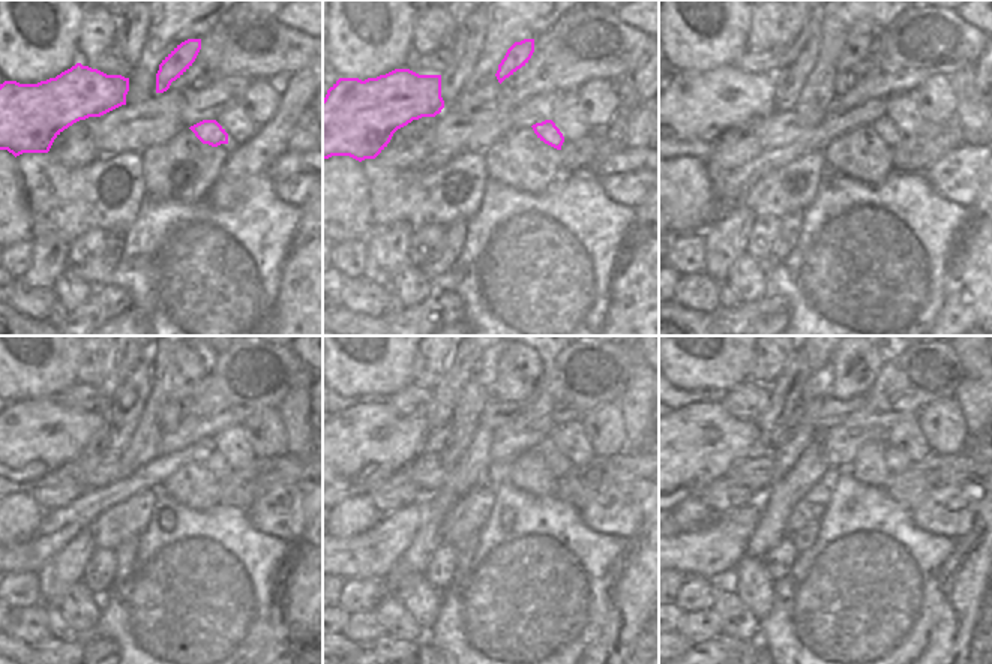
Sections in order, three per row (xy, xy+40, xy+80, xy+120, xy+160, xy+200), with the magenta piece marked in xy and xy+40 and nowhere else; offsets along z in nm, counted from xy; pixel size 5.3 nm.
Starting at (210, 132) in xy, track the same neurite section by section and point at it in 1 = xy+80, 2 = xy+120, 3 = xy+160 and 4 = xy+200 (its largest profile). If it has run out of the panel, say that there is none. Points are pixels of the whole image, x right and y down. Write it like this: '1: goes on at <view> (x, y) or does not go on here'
1: goes on at xy+80 (884, 128)
2: goes on at xy+120 (212, 462)
3: goes on at xy+160 (547, 448)
4: goes on at xy+200 (889, 463)

